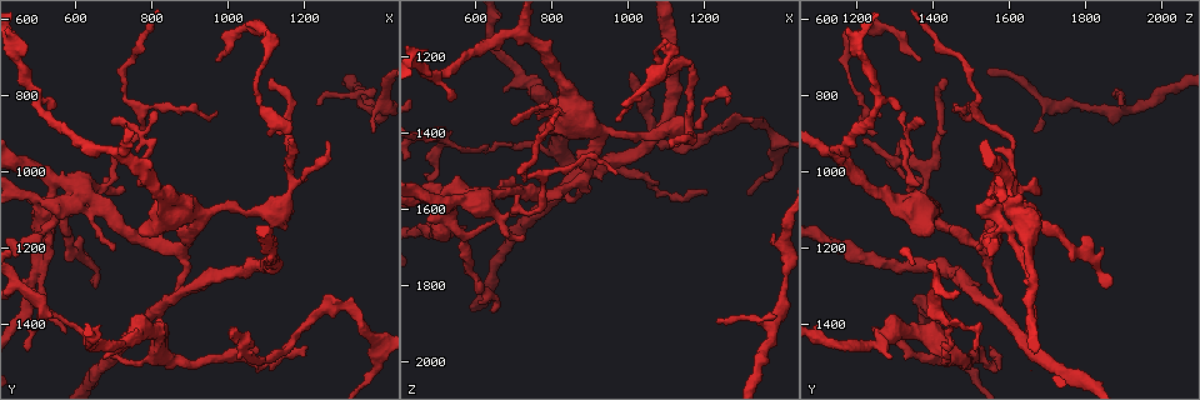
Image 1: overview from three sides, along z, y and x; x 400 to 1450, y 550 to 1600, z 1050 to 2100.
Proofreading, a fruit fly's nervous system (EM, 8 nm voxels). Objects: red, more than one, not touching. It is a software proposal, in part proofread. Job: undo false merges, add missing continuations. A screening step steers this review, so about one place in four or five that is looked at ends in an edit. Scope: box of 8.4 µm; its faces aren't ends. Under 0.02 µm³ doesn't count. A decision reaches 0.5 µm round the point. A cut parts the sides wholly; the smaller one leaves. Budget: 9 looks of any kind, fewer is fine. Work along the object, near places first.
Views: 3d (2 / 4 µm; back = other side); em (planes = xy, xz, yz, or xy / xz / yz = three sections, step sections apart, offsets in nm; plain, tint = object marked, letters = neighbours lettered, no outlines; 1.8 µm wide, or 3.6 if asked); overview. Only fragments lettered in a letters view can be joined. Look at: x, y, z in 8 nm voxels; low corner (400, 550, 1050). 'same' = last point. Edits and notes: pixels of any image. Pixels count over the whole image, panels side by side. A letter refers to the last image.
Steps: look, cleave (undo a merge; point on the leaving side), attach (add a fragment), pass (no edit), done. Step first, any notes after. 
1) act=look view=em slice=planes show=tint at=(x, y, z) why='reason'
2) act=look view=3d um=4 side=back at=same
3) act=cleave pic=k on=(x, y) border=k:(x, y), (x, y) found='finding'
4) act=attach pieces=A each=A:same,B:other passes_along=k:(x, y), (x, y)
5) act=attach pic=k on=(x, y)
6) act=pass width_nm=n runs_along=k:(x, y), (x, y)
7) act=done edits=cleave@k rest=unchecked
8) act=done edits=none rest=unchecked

act=look view=em slice=yz step=8 show=letters at=(1015, 1415, 1240) why='long arm stops here'

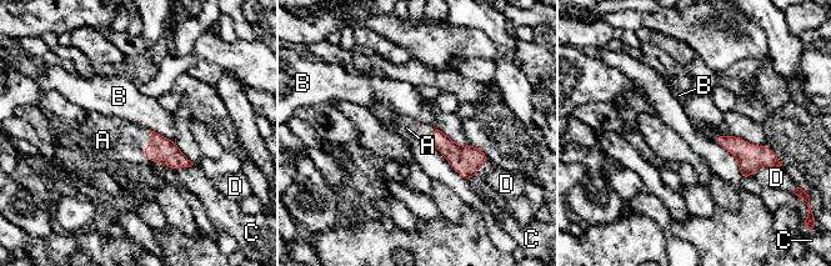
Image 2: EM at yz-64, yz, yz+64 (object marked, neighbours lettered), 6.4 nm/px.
act=look view=em slice=planes show=letters at=same

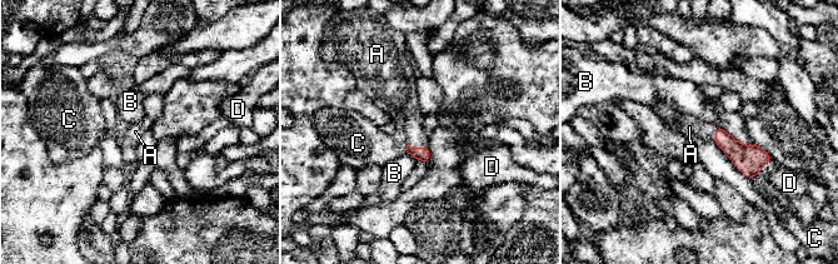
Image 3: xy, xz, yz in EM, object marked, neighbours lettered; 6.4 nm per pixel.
act=attach pieces=A each=A:same,B:other,C:other,D:other passes_along=3:(423, 154), (415, 148), (404, 111) found='the cell continues'

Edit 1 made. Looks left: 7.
act=look view=overview

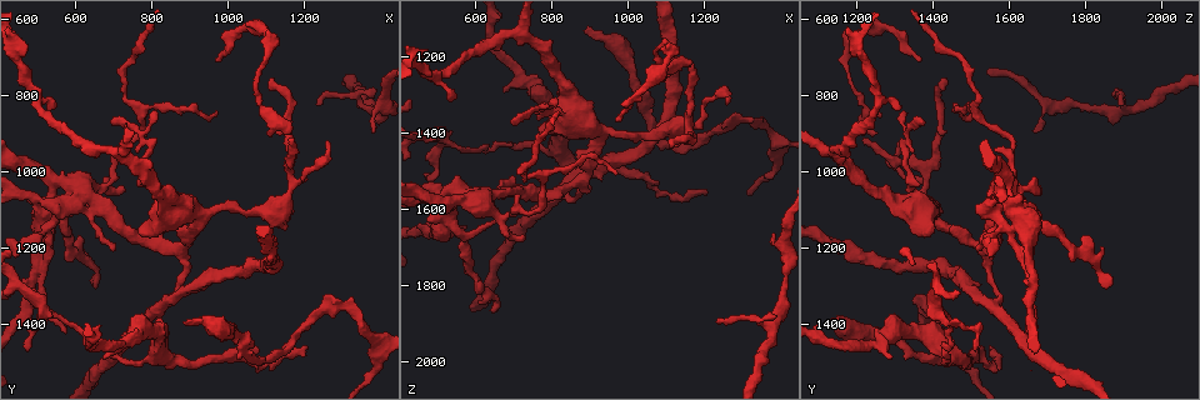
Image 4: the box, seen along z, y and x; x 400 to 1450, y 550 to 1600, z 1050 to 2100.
act=look view=3d um=4 side=back at=(1115, 655, 1180) why='abrupt turn'

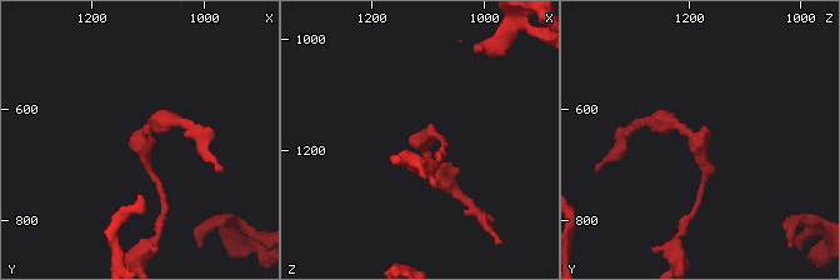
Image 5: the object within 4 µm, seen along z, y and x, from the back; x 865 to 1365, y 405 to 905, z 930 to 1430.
act=look view=em slice=planes show=letters at=(1105, 665, 1185)

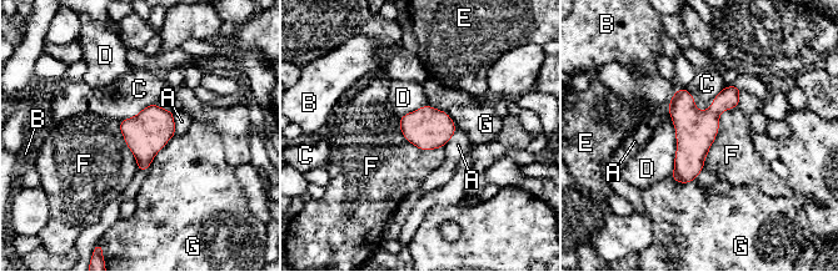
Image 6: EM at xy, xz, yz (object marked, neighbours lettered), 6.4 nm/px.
act=pass each=A:other,B:other,C:other,D:other,E:other,F:other,G:other runs_along=6:(737, 91), (694, 134), (677, 177) found='continuous, no second cell'

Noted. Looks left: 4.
act=look view=em slice=xy step=4 show=letters at=(525, 1375, 1425) why='sharp bend'

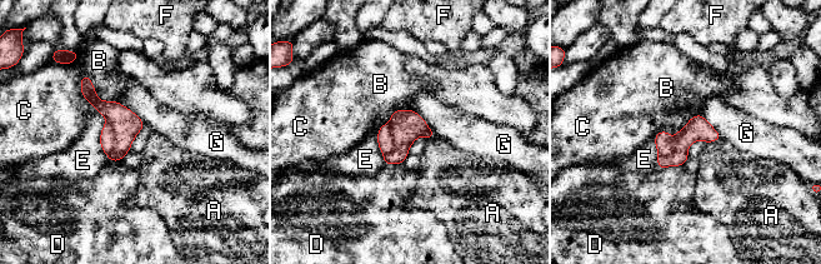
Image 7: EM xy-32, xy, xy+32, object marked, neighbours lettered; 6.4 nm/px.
act=cleave pic=7 on=(108, 143) longest_contact=E:340nm each=A:other,B:other,C:other,D:other,E:other,F:other,G:other found='two cells meet here'

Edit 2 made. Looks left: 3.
act=done edits=attach@3,cleave@7 rest=unchecked

